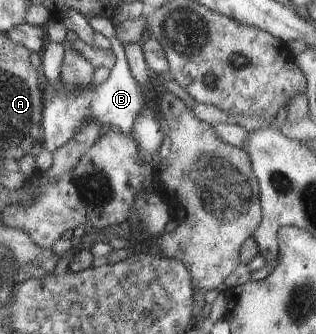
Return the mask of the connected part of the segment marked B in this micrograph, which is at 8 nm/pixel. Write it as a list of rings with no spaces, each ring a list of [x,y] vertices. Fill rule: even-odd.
[[[93,17],[87,20],[87,24],[94,31],[109,39],[109,48],[116,55],[115,63],[110,67],[108,77],[97,85],[91,87],[69,86],[61,83],[59,79],[53,83],[49,81],[41,91],[41,115],[40,115],[40,142],[43,150],[52,152],[54,149],[67,143],[75,131],[87,121],[97,121],[102,128],[117,127],[121,133],[129,133],[133,121],[145,107],[155,107],[156,99],[164,92],[162,80],[139,85],[131,77],[125,59],[122,43],[115,39],[114,24],[105,17]]]

